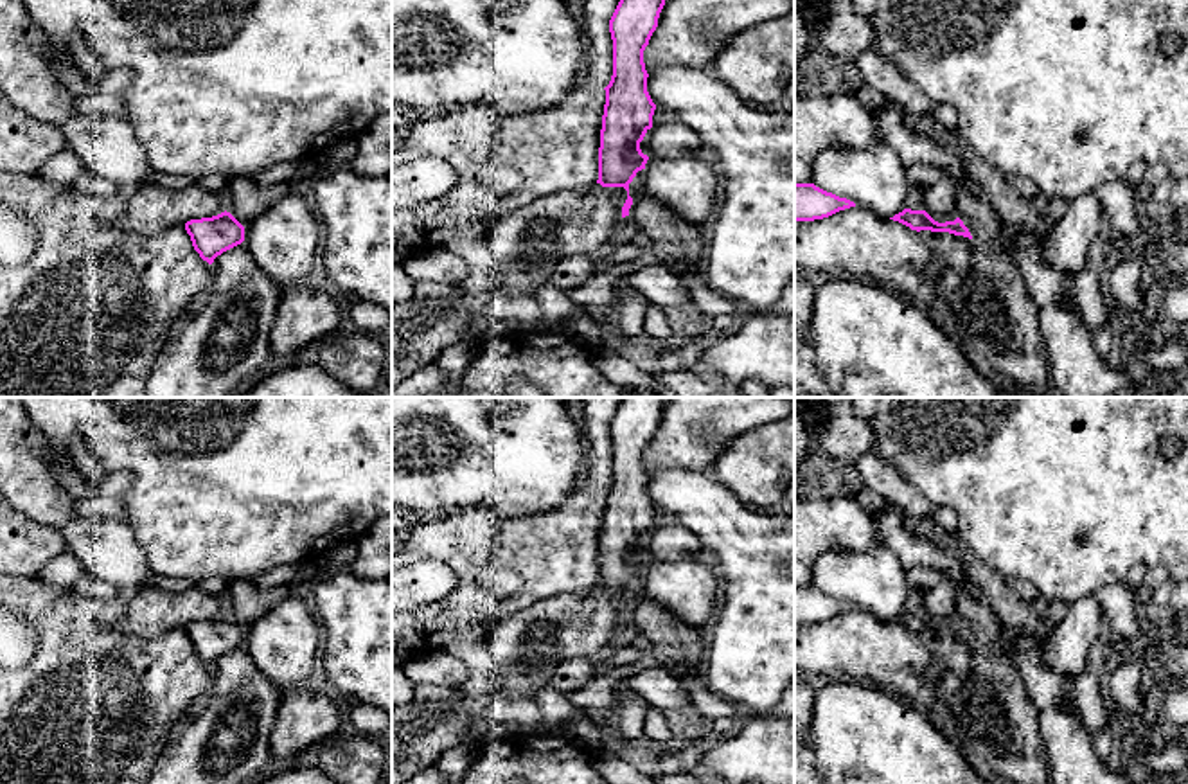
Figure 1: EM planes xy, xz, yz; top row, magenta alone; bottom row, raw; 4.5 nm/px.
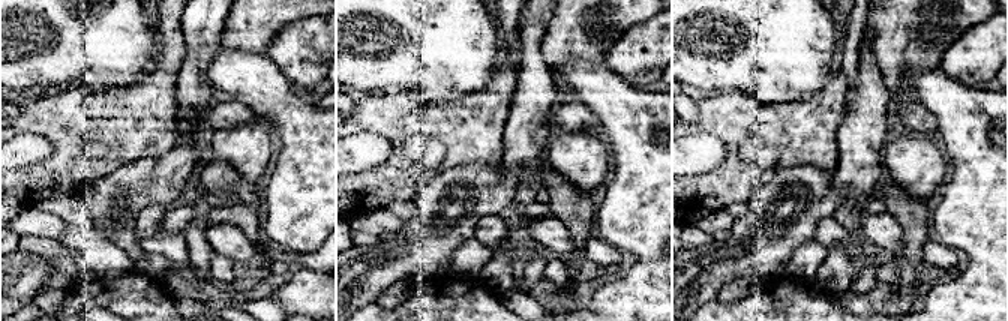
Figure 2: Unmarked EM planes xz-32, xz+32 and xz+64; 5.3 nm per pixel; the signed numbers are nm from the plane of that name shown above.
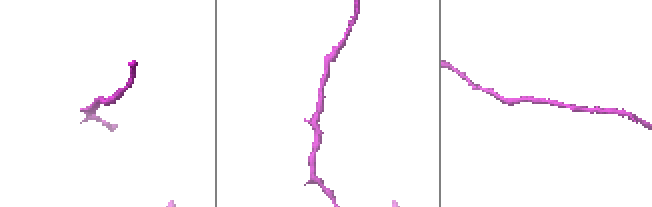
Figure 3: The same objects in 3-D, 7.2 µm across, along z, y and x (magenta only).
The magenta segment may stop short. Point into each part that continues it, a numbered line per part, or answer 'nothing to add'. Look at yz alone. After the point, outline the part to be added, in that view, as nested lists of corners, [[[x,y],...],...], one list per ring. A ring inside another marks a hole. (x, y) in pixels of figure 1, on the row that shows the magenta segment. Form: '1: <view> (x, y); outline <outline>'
nothing to add

